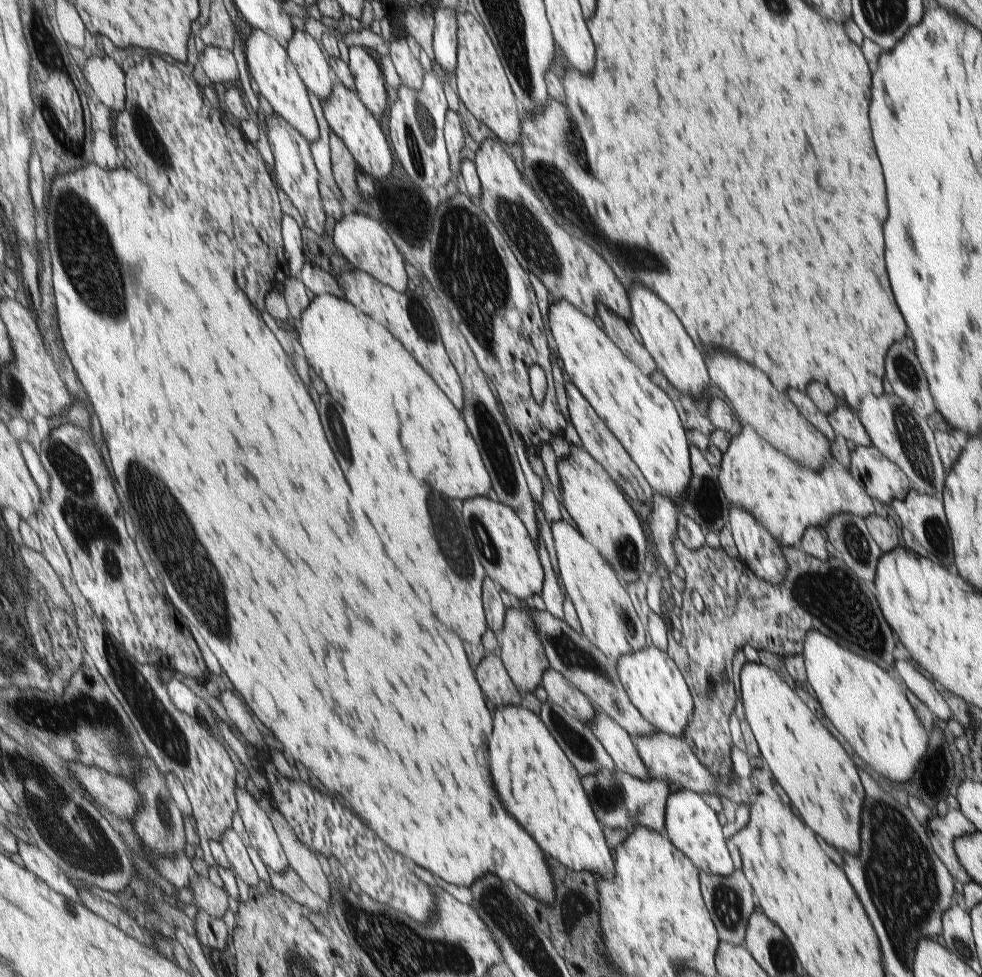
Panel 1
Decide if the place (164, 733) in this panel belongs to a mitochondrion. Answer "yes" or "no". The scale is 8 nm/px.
yes

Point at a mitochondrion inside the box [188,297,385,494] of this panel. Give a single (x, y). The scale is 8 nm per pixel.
(337, 431)

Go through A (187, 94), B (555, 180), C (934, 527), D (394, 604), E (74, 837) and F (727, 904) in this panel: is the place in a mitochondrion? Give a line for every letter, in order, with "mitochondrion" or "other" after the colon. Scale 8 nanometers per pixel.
A: other
B: mitochondrion
C: mitochondrion
D: other
E: mitochondrion
F: mitochondrion

